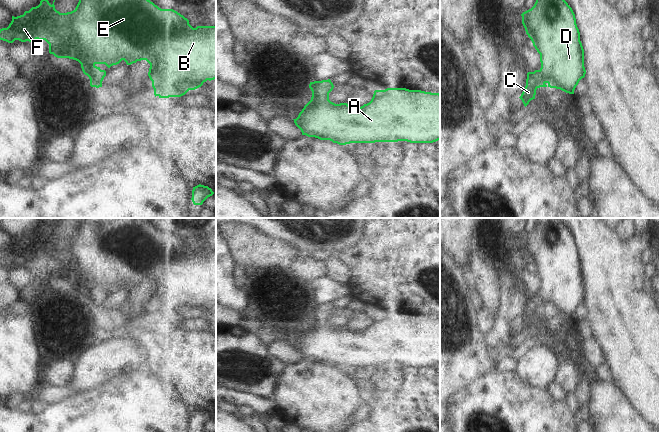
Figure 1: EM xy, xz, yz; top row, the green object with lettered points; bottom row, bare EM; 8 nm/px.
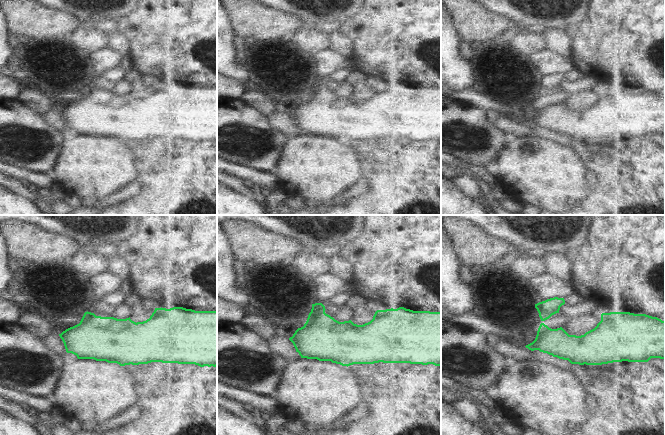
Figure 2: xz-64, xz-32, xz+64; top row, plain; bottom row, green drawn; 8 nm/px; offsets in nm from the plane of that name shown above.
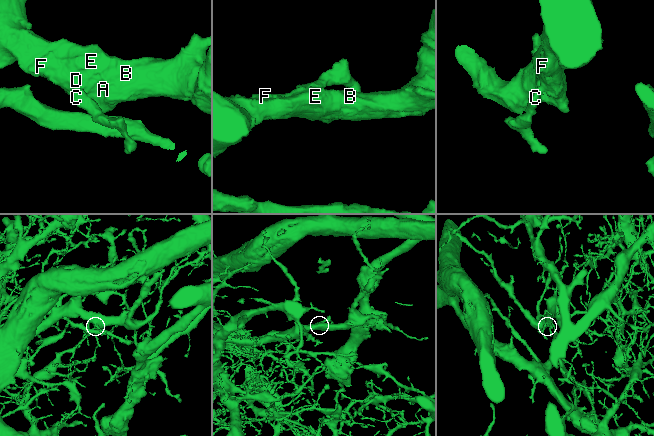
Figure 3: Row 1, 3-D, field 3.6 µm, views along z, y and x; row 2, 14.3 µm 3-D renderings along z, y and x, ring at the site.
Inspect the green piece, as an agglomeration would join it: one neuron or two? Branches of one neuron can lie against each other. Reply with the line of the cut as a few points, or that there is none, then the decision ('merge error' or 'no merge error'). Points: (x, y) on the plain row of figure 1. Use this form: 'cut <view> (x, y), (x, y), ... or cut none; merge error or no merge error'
cut none; no merge error

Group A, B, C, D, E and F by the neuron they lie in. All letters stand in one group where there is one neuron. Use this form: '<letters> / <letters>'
A B C D E F

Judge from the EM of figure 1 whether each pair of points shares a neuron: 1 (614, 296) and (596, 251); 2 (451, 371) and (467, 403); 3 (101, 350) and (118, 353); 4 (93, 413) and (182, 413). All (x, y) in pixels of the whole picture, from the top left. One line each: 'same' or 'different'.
1: same
2: different
3: same
4: same

